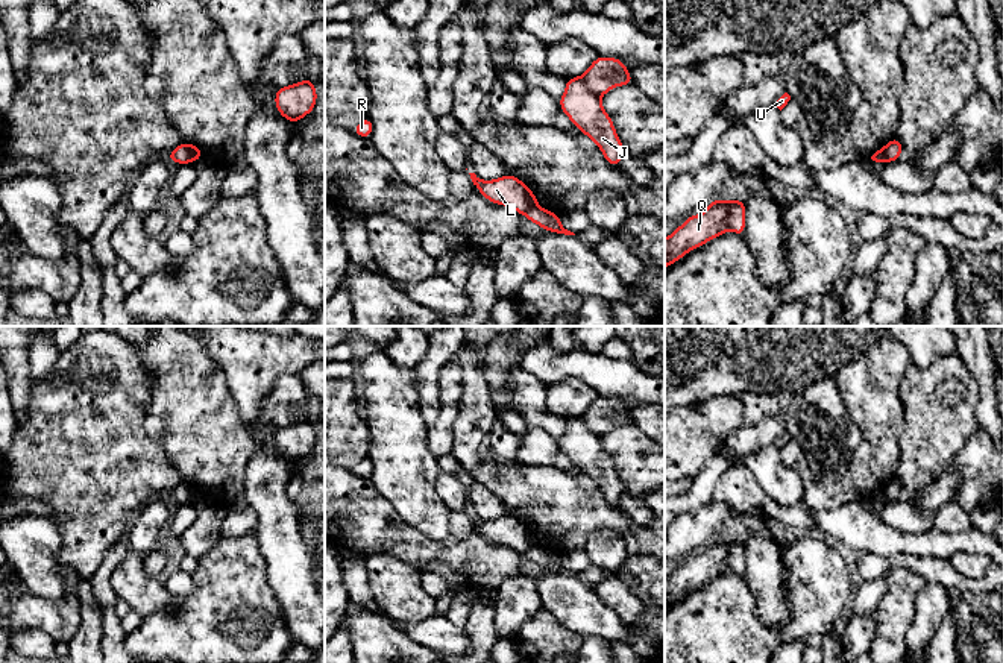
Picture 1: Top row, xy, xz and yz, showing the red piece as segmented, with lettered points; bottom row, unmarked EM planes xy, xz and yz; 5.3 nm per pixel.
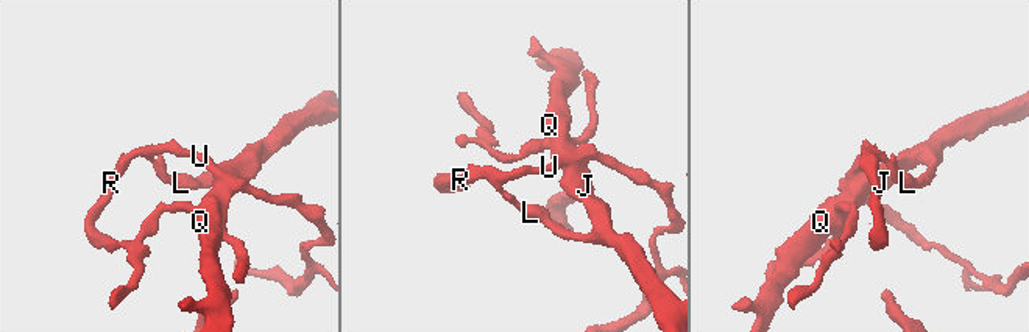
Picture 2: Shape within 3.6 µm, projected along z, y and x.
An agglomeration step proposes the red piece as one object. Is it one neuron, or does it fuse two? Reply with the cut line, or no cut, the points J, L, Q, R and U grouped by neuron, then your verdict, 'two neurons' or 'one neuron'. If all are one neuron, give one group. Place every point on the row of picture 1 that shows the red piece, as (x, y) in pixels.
cut in yz along (744, 204), (733, 204), (730, 207), (729, 228); J Q / L R U; two neurons

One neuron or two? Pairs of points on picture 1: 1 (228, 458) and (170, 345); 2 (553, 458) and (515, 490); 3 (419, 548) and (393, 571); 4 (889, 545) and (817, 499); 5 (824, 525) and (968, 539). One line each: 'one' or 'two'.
1: one
2: two
3: two
4: two
5: one

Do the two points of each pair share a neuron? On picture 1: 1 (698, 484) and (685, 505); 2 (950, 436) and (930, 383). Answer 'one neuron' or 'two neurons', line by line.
1: one neuron
2: one neuron

